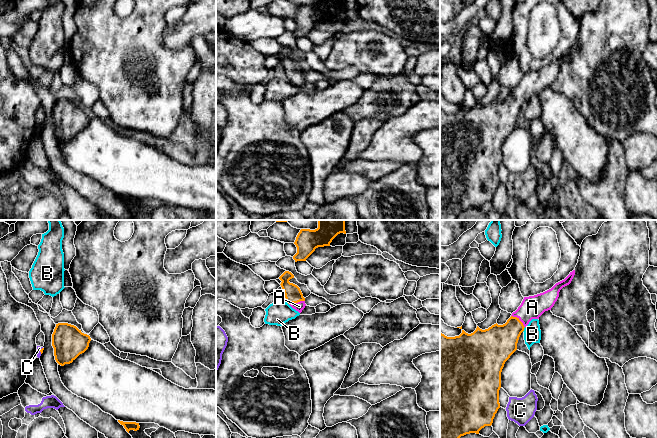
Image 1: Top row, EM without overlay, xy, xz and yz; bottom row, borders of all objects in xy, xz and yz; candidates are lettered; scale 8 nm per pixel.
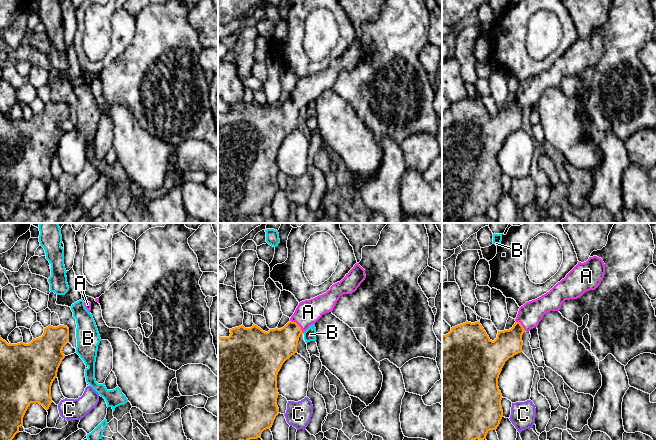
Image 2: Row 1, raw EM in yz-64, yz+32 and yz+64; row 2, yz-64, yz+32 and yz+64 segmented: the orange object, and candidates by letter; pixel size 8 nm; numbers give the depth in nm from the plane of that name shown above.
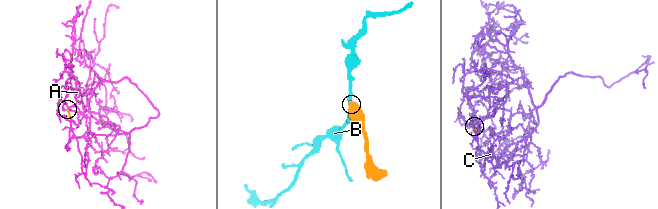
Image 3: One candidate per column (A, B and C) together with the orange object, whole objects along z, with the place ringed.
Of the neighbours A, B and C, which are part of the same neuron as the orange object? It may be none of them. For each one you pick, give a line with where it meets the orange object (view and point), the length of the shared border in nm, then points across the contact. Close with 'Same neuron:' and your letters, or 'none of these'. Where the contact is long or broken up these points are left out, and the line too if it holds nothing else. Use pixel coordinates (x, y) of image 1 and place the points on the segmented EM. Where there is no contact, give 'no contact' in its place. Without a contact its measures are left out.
A: contact yz (519, 320); length 150 nm; way yz (498, 342), (519, 320), (532, 307)
Same neuron: A

